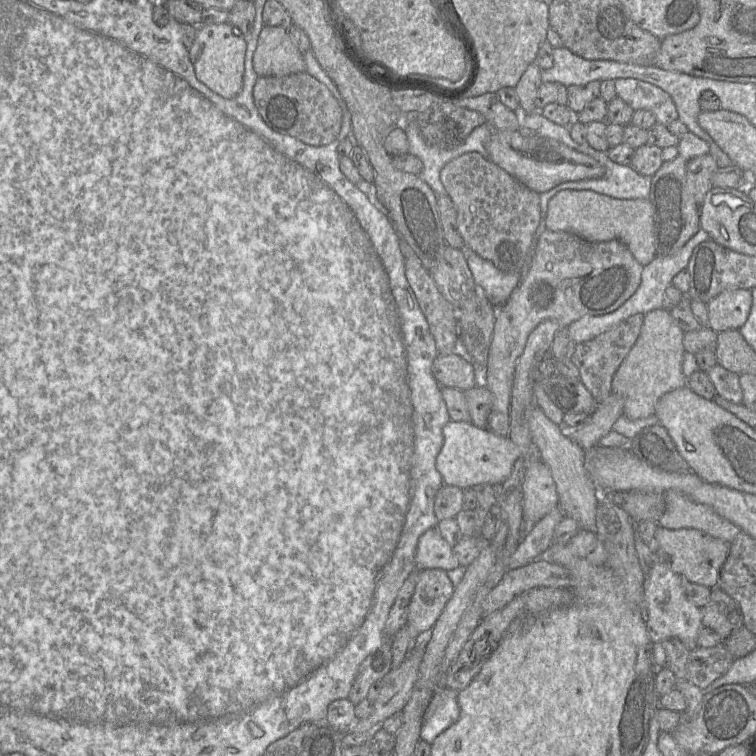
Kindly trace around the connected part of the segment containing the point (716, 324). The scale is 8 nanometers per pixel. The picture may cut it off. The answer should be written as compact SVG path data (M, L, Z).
M734 289L721 292L707 303L707 326L716 333L739 330L748 319L752 300L751 290Z

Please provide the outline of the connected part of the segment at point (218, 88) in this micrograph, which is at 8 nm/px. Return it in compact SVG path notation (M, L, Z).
M226 22L199 25L188 52L197 79L214 93L230 99L235 97L243 86L246 48L244 37L235 35L233 27Z

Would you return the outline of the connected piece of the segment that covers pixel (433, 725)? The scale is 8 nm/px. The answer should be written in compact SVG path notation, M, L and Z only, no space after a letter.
M438 688L423 716L420 737L431 744L443 731L457 722L460 717L458 692Z

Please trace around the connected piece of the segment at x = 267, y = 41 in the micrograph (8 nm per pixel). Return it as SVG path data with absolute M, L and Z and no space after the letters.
M264 25L253 54L253 68L259 77L286 76L304 72L305 61L288 29Z

